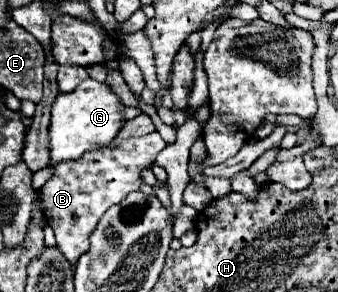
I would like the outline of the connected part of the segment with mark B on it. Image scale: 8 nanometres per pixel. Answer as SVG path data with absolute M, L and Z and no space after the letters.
M152 132L142 138L128 138L118 146L102 146L96 150L88 150L78 160L68 162L50 162L54 174L40 188L42 212L56 234L56 242L66 260L76 266L80 254L88 252L90 234L96 228L98 220L104 212L120 204L132 190L140 190L142 186L142 170L146 168L144 160L148 160L148 168L154 166L156 156L166 148L166 142L158 132Z

